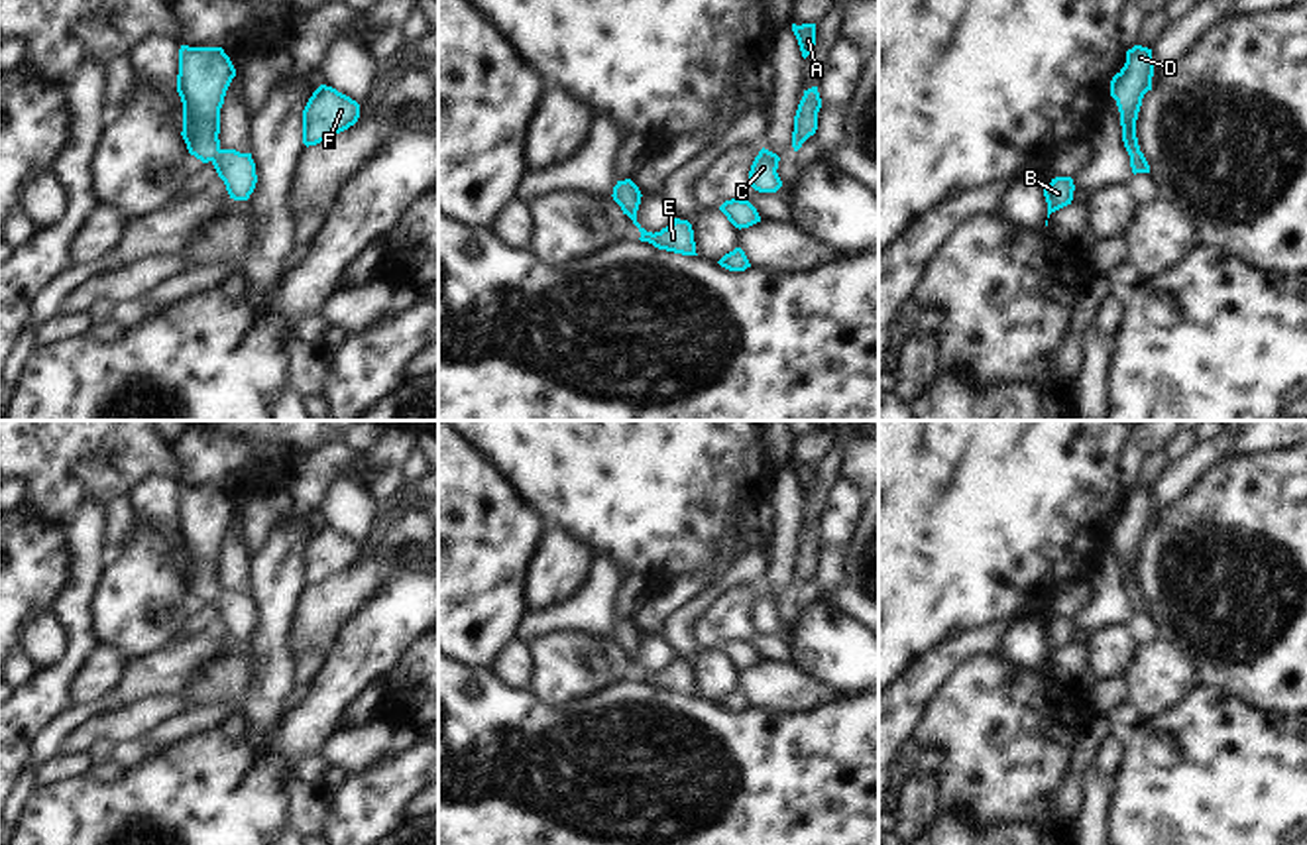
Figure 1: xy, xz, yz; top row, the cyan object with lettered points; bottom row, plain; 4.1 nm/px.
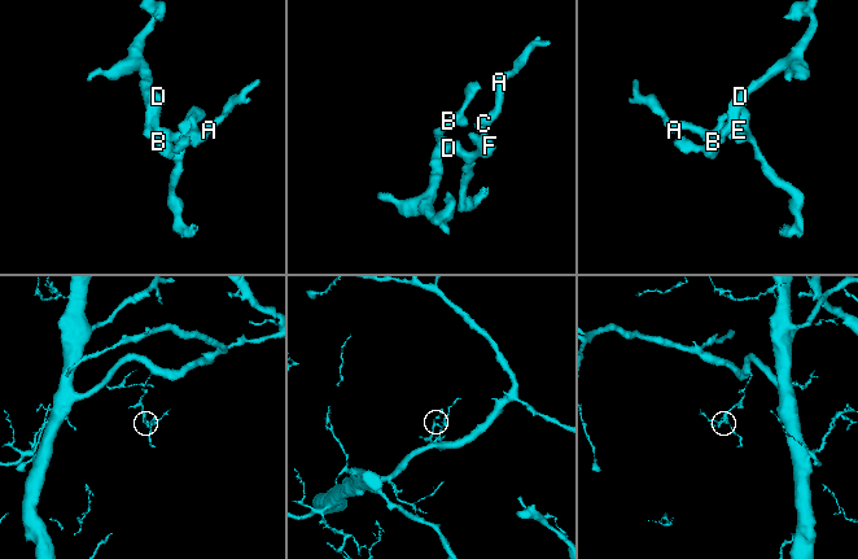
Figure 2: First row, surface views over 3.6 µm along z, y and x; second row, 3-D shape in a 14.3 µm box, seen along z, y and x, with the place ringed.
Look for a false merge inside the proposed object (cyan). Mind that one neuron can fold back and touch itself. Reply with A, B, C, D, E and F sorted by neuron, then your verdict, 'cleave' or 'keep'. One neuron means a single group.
A B C D E F; keep

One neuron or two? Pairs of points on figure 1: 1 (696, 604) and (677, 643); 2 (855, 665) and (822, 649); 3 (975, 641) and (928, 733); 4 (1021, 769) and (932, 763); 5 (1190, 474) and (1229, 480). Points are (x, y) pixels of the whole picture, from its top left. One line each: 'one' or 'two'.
1: one
2: one
3: two
4: two
5: two

